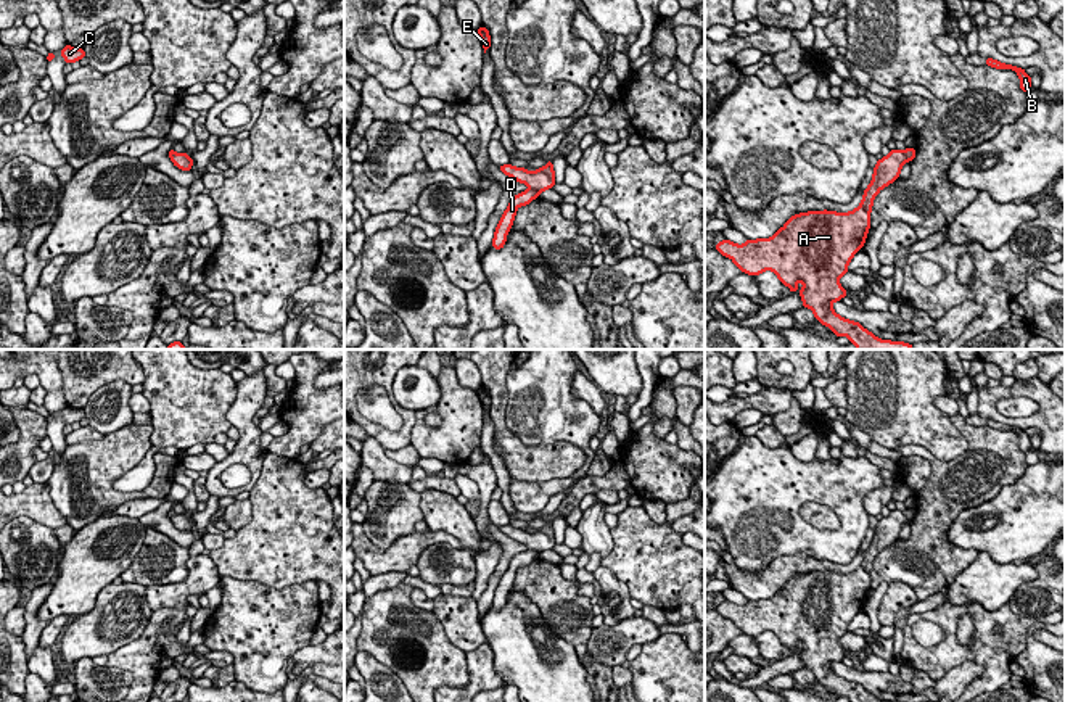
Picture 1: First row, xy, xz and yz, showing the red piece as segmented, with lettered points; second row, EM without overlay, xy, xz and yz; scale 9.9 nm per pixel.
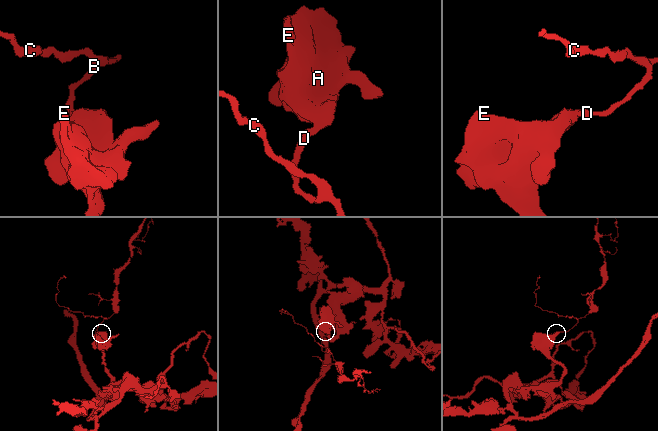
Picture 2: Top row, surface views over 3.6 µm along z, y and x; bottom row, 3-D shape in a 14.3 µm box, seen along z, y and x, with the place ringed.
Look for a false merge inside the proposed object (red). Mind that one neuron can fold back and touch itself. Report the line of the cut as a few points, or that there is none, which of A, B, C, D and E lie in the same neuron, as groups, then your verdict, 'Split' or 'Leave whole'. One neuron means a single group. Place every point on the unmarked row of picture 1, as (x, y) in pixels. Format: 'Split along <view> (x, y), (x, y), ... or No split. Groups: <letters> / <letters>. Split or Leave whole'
Split along xz (530, 548), (538, 554). Groups: A E / B C D. Split

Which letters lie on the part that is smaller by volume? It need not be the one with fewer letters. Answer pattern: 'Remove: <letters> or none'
Remove: B, C, D

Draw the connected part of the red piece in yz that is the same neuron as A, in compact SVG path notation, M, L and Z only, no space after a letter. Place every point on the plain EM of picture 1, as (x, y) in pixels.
M890 510L878 520L861 565L849 573L824 570L795 575L771 599L748 599L743 605L724 599L716 610L753 638L772 631L792 654L800 652L803 667L814 673L816 681L832 689L835 697L848 697L849 702L890 702L877 699L859 683L838 676L832 665L848 655L838 641L864 607L874 559L899 539L904 523L909 522L901 510Z

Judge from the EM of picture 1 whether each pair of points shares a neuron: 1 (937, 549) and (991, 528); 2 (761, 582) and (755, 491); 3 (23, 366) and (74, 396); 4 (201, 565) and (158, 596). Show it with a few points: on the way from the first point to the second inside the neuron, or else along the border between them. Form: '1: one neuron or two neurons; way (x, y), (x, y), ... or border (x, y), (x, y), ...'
1: two neurons; border (967, 507), (948, 538), (978, 551)
2: two neurons; border (795, 553), (755, 572), (734, 564)
3: two neurons; border (57, 366), (63, 388)
4: one neuron; way (195, 577), (177, 594), (169, 596)

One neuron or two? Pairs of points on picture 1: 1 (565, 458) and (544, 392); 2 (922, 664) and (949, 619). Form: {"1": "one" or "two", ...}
{"1": "two", "2": "one"}

